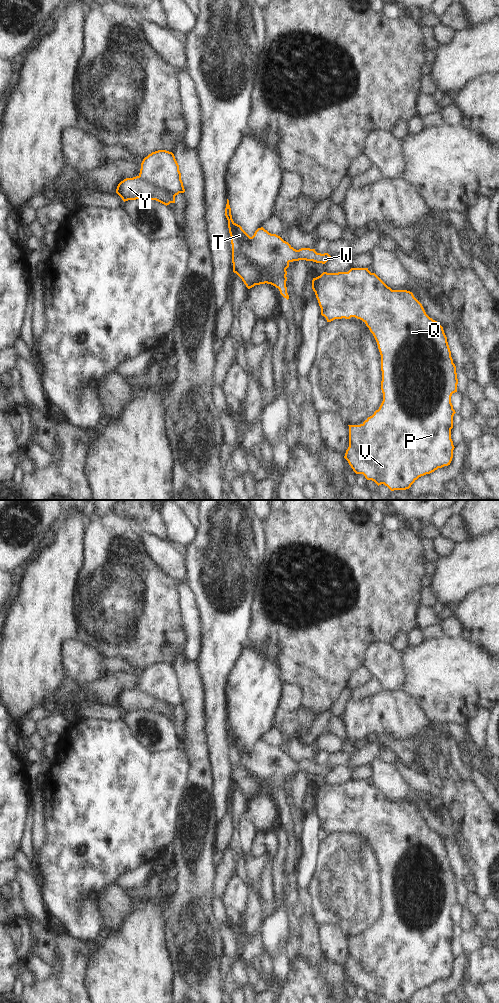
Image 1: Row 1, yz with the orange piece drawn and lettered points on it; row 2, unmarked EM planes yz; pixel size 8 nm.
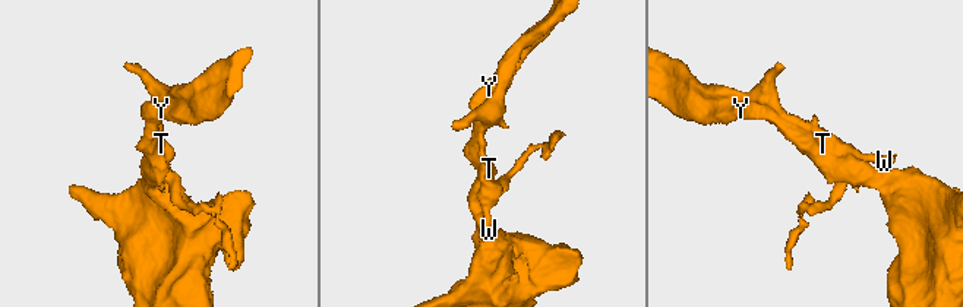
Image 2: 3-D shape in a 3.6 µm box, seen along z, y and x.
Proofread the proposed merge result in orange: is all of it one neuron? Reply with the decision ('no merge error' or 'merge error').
merge error

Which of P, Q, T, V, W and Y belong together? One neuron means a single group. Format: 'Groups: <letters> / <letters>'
Groups: P Q V Y / T W.

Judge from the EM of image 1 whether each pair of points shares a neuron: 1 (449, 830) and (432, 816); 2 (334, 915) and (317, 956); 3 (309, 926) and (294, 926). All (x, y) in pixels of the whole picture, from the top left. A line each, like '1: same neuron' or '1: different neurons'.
1: same neuron
2: different neurons
3: different neurons

